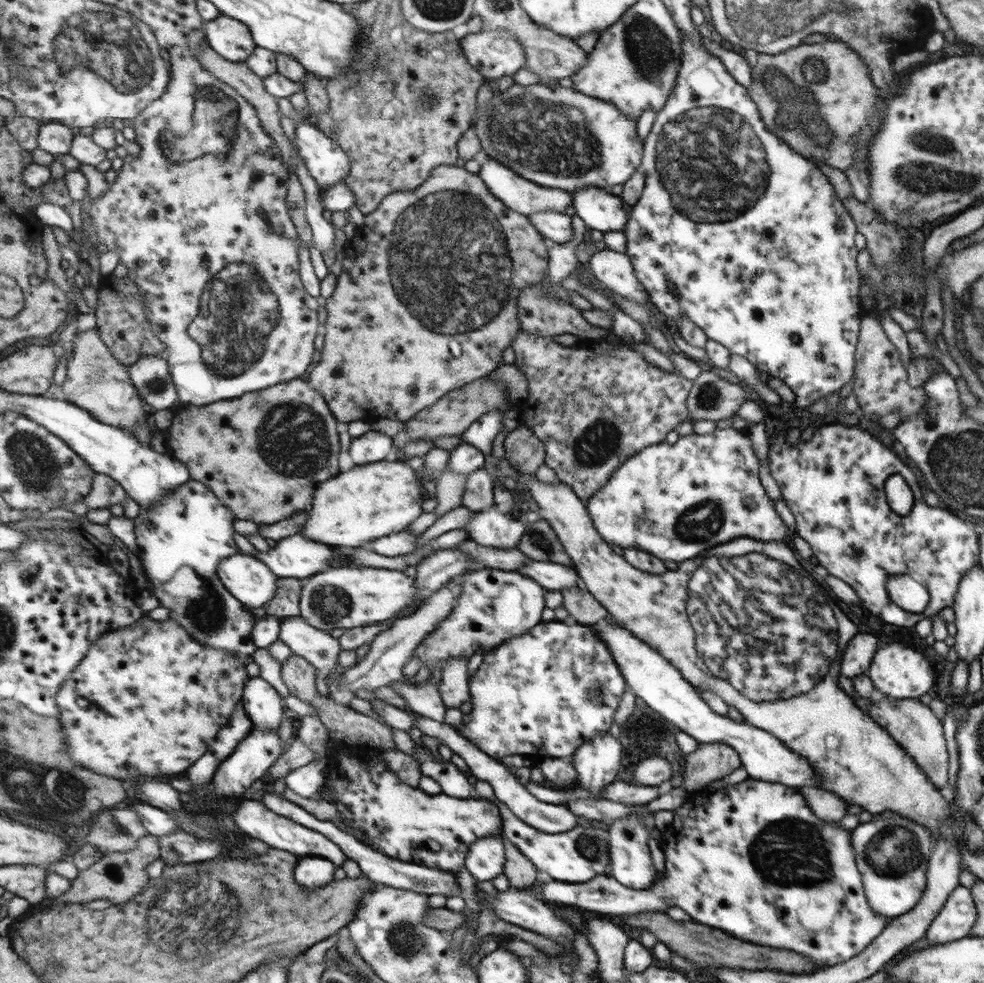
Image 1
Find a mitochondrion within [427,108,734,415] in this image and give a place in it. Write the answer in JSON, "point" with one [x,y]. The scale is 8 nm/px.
{"point":[709,397]}

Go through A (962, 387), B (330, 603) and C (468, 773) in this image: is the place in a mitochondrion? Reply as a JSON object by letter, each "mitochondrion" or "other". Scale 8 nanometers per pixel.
{"A":"other","B":"mitochondrion","C":"other"}

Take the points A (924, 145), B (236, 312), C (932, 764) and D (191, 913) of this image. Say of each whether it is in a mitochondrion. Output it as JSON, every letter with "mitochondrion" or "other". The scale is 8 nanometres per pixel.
{"A":"mitochondrion","B":"mitochondrion","C":"mitochondrion","D":"mitochondrion"}

